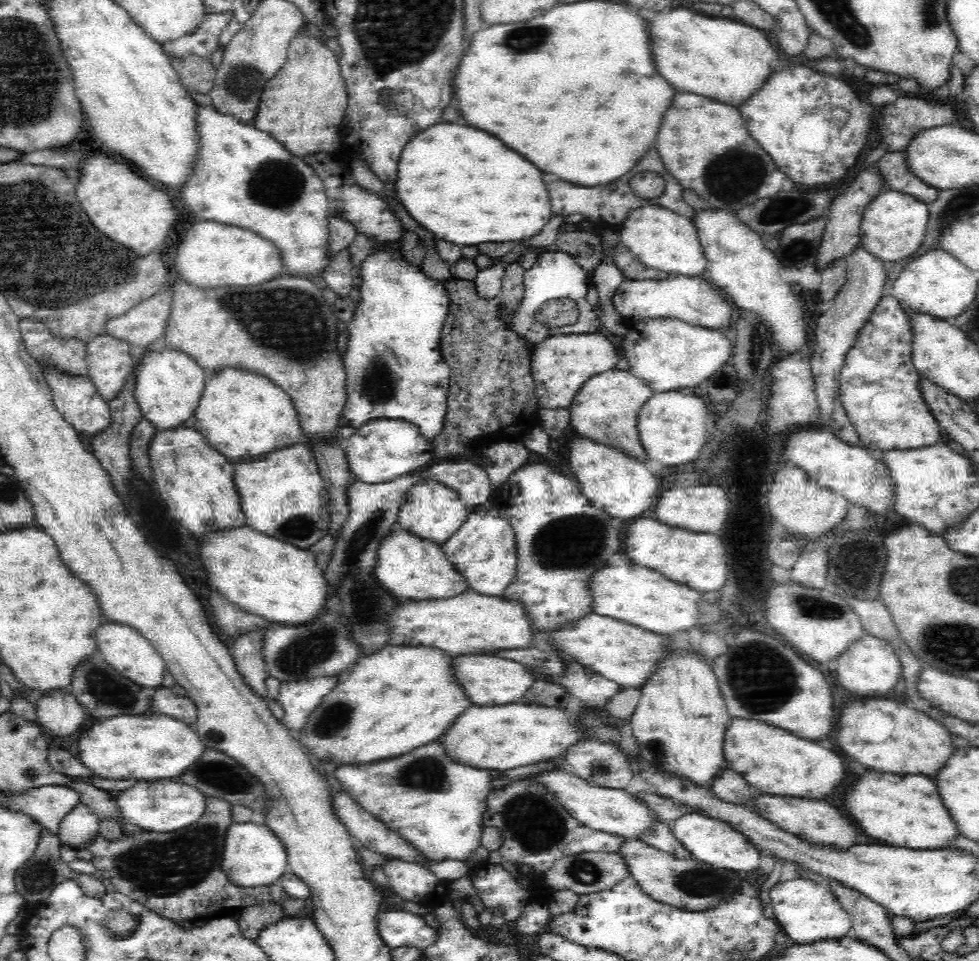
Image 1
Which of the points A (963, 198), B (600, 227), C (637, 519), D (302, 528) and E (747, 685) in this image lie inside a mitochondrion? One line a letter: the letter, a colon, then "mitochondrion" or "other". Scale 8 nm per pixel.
A: mitochondrion
B: other
C: other
D: mitochondrion
E: mitochondrion

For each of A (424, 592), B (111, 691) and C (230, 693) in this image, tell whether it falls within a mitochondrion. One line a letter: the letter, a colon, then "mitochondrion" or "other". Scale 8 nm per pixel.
A: other
B: mitochondrion
C: other

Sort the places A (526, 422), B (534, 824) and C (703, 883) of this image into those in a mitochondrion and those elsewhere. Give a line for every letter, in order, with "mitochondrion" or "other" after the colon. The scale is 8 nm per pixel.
A: other
B: mitochondrion
C: mitochondrion

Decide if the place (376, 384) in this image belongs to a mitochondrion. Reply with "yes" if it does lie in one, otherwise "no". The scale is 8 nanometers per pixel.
yes

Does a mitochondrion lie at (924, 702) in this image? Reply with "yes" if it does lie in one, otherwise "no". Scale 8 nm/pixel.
no

